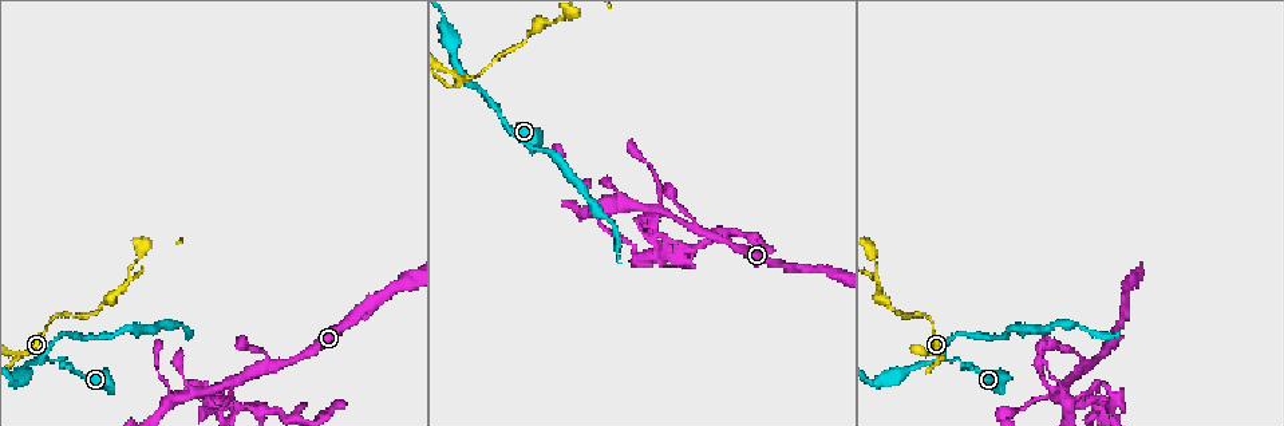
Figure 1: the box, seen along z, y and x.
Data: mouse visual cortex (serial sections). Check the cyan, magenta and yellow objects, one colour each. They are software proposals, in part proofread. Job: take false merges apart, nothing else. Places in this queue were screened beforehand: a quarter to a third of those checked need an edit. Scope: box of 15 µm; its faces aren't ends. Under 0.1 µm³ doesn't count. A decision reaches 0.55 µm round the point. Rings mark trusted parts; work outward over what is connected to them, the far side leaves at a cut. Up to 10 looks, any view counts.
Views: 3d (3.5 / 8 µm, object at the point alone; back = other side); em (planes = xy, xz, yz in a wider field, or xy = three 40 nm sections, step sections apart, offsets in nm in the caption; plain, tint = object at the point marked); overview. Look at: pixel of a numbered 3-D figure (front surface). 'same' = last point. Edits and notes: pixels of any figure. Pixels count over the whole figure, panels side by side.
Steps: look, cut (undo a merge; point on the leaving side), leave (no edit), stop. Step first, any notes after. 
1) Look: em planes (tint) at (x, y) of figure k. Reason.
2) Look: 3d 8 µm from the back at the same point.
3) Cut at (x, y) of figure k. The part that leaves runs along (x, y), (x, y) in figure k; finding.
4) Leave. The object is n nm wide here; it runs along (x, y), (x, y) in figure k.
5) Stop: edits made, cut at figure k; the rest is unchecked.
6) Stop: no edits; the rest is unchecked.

Look: 3d 3.5 µm at (1068, 383) of figure 1. Three arms meet.

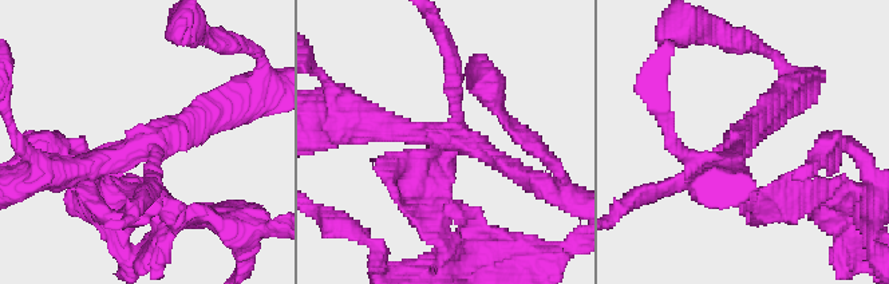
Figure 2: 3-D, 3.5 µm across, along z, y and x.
Look: em xy step 3 (tint) at (733, 145) of figure 2. 3 arms meet here; the arms are 200, 250, 300 nm wide; now the EM.

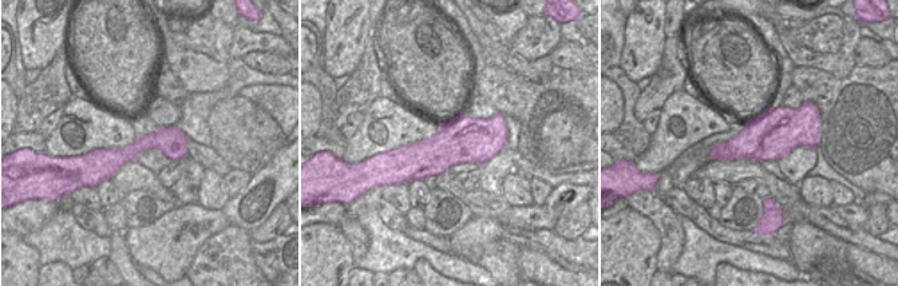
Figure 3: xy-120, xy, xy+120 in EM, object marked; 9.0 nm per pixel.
Leave. It runs along (222, 98), (157, 144), (75, 168) in figure 2; continuous, no second cell.

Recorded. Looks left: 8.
Look: 3d 3.5 µm at (1070, 404) of figure 1. Three arms meet.

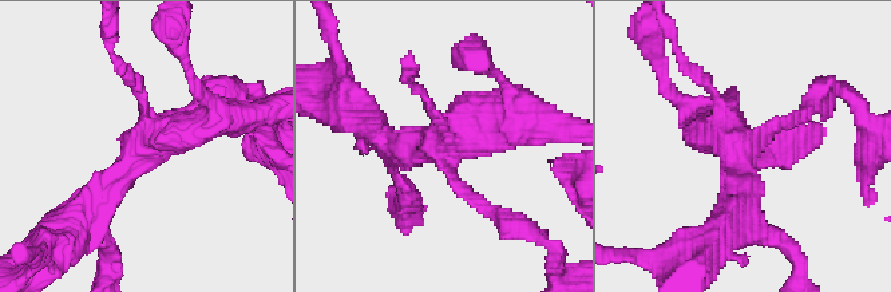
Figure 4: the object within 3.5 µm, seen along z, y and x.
Cut at (483, 209) of figure 4. The part that leaves runs along (454, 178), (487, 210), (553, 248) in figure 4; two cells meet here.

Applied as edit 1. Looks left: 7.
Look: 3d 3.5 µm at (473, 89) of figure 1. Sharp bend.

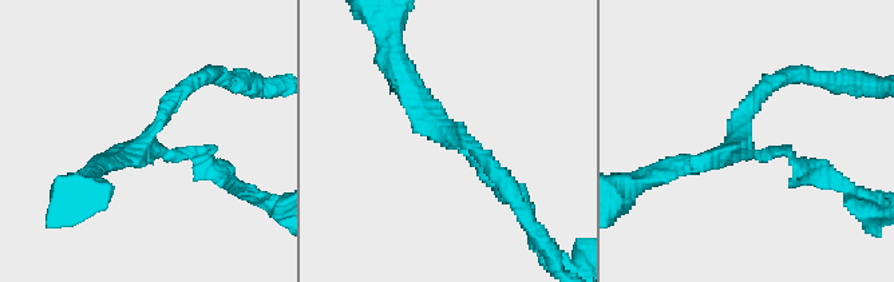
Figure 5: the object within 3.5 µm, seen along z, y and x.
Leave. It runs along (800, 165), (743, 145), (746, 103), (774, 83) in figure 5; continuous, no second cell.

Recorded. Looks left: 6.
Look: 3d 3.5 µm at (559, 17) of figure 1. Two arms in line, one across.

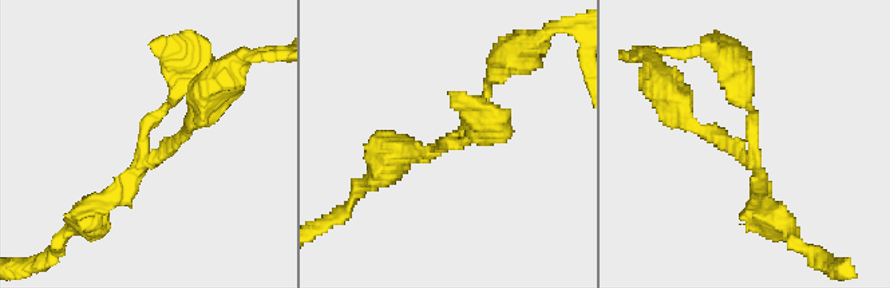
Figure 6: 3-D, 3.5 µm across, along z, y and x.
Look: em xy step 5 (tint) at (147, 160) of figure 6. Now the EM.

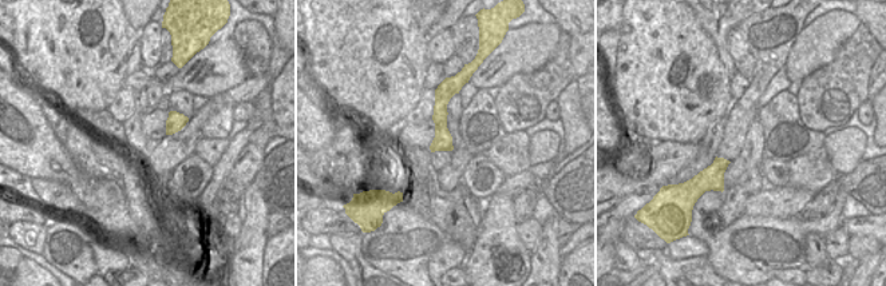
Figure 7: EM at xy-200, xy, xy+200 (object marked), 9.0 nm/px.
Leave. The arms are 150, 150, 300 nm wide; it runs along (83, 220), (145, 162), (145, 129), (178, 83) in figure 6; continuous, no second cell.

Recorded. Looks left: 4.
Stop: edits made, cut at figure 4; the rest is unchecked.

